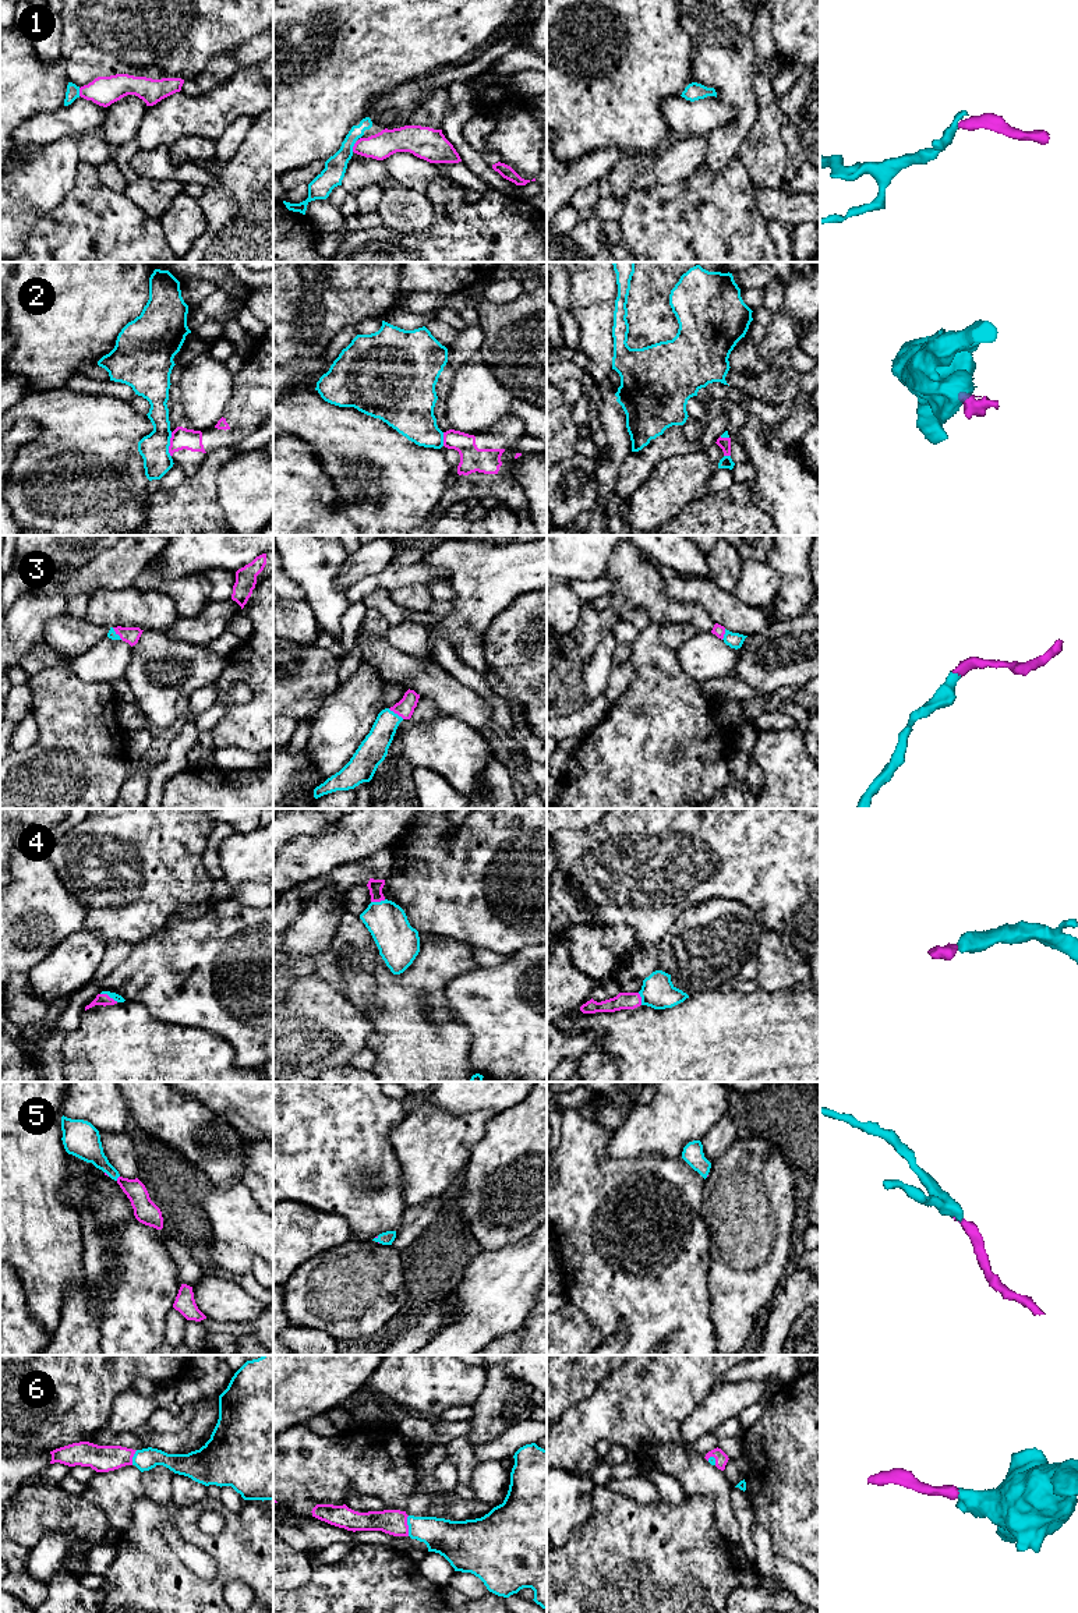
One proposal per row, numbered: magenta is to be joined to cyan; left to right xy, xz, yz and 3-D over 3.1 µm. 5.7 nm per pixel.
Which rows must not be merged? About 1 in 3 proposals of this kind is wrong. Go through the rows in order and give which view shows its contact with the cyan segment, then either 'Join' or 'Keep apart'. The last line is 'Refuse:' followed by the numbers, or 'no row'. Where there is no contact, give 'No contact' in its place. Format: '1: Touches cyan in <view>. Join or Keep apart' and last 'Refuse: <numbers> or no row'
1: Touches cyan in xz. Join
2: Touches cyan in xy. Keep apart
3: Touches cyan in xz. Join
4: Touches cyan in xy. Join
5: Touches cyan in xy. Join
6: Touches cyan in xz. Join
Refuse: 2

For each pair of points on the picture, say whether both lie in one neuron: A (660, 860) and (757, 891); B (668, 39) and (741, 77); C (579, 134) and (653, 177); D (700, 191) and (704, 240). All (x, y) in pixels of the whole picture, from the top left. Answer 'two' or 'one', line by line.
A: one
B: two
C: two
D: one

